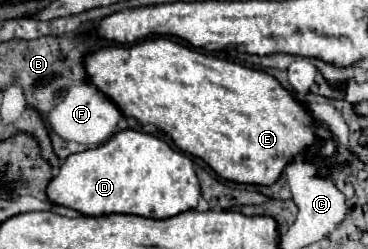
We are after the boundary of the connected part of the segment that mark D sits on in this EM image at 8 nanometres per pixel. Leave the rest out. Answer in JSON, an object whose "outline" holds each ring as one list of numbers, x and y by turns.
{"outline":[[132,129,120,131,104,145,70,155,60,173,48,185,48,199,88,217,102,215,140,215,168,219,196,209,200,183,192,159,174,151,166,141]]}

